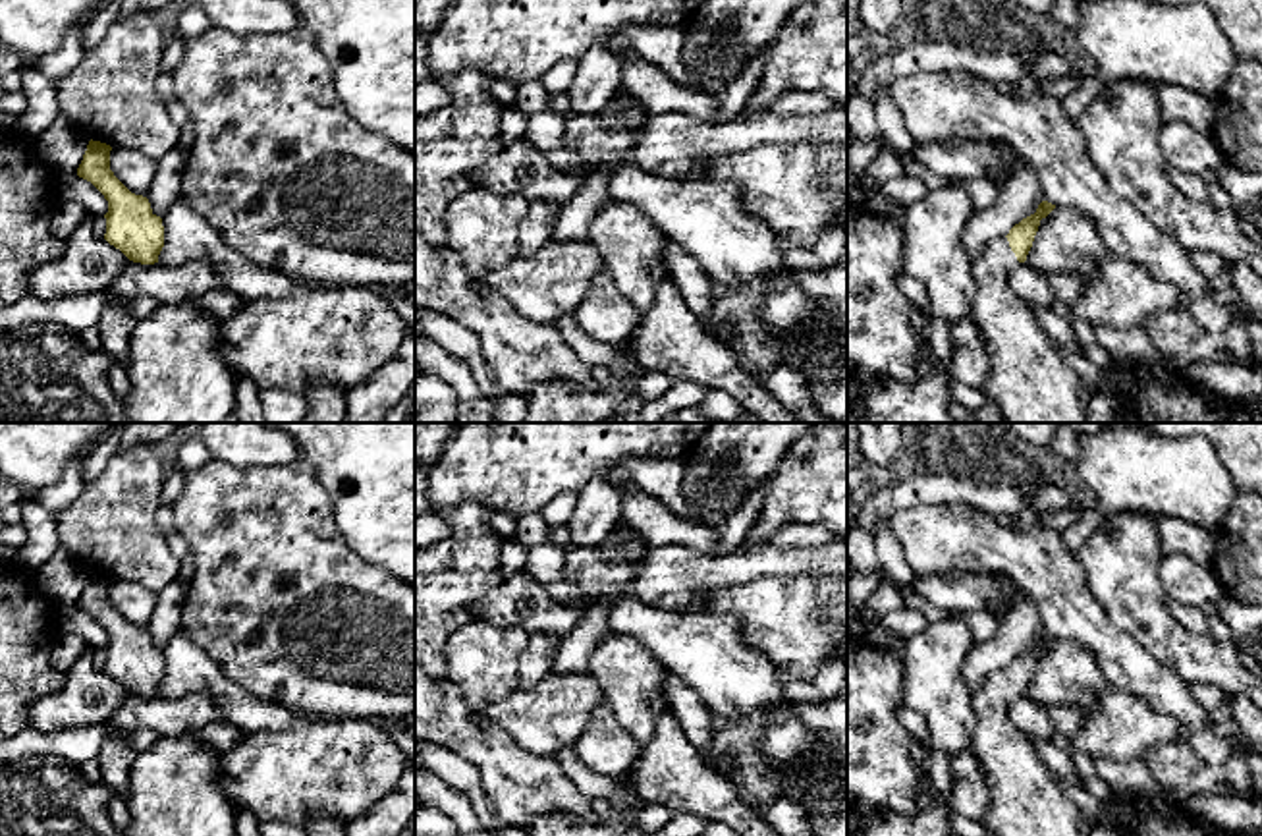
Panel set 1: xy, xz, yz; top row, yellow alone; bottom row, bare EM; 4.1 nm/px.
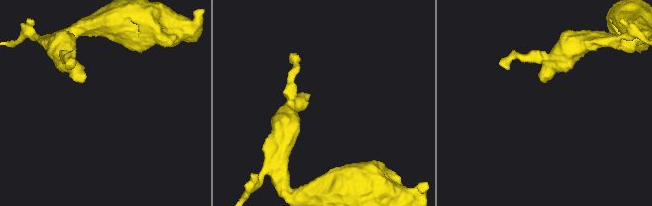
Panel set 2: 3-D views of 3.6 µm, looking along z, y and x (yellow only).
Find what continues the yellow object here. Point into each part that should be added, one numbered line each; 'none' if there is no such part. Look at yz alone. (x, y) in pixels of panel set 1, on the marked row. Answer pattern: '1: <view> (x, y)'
1: yz (1029, 381)

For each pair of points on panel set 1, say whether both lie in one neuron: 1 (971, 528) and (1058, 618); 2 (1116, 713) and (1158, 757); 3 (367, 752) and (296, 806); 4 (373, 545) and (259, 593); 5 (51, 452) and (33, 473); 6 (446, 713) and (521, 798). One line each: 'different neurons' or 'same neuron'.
1: same neuron
2: different neurons
3: same neuron
4: different neurons
5: same neuron
6: same neuron

